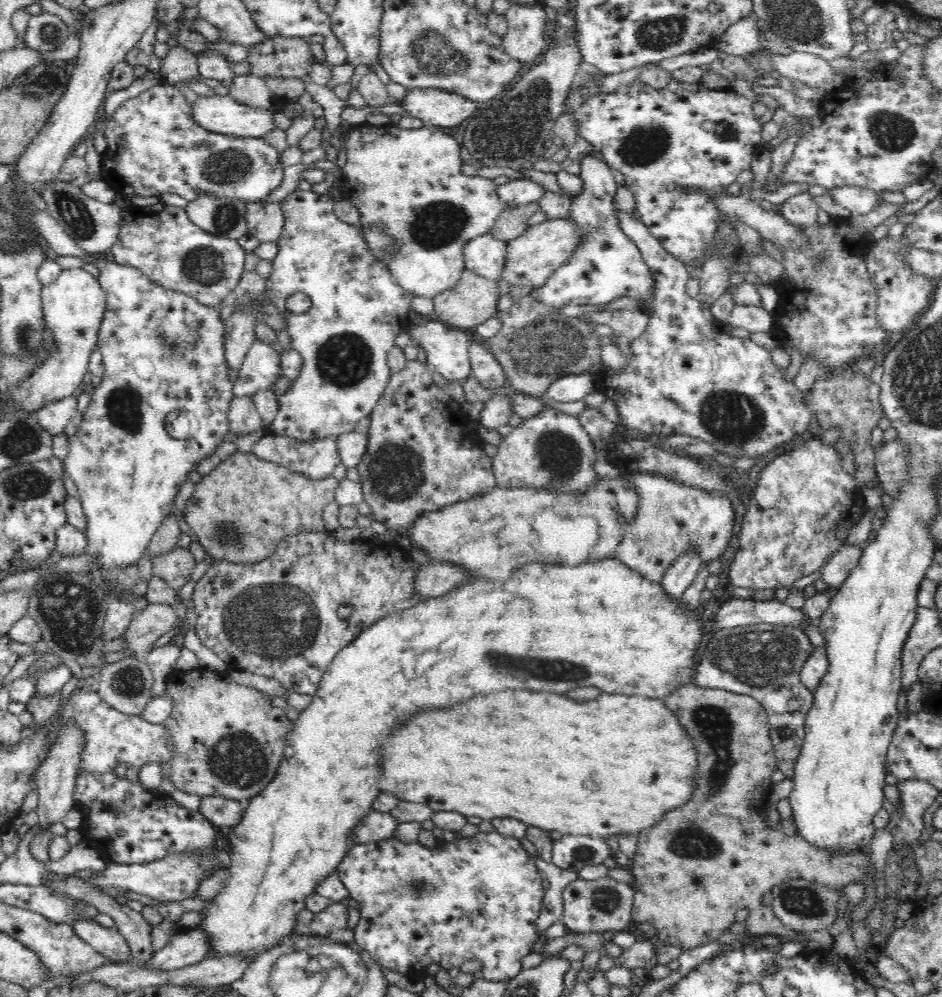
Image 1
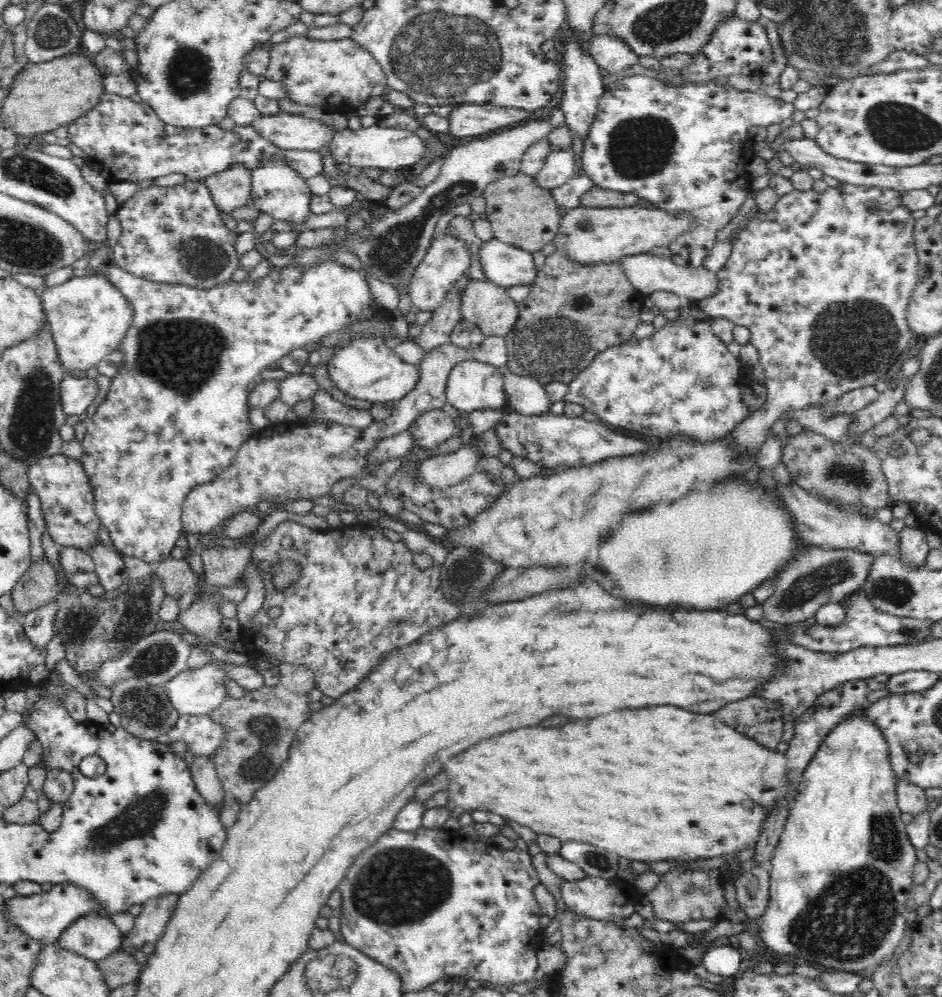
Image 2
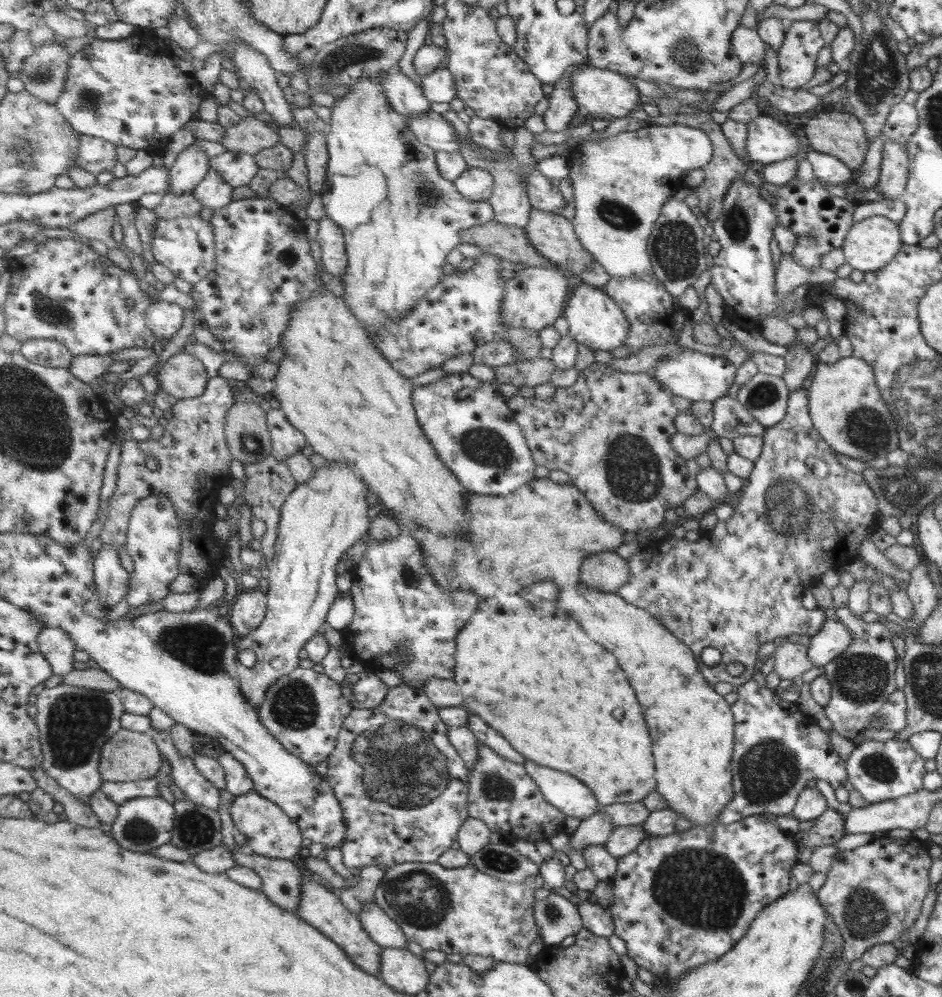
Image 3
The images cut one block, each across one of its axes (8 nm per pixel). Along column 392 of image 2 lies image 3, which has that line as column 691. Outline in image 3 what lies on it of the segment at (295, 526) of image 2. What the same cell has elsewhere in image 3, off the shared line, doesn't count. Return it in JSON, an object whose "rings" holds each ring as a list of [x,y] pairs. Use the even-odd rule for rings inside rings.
{"rings":[[[801,387],[794,388],[788,393],[786,402],[786,411],[783,418],[766,427],[762,436],[762,448],[758,458],[754,461],[754,467],[750,473],[750,477],[746,479],[745,486],[742,488],[743,495],[737,504],[732,508],[733,514],[728,520],[717,520],[714,528],[711,531],[699,530],[699,539],[697,542],[685,540],[685,538],[672,537],[671,534],[666,538],[658,540],[649,540],[641,549],[637,550],[633,555],[627,558],[630,566],[630,581],[619,590],[617,594],[630,604],[635,604],[639,608],[643,608],[654,615],[659,622],[663,623],[674,635],[678,636],[687,646],[691,647],[695,658],[698,659],[699,652],[705,646],[711,646],[715,650],[719,650],[720,660],[713,666],[700,665],[703,678],[708,683],[714,685],[716,682],[728,682],[733,688],[742,685],[743,682],[749,680],[749,677],[754,673],[753,664],[757,658],[757,649],[765,642],[772,642],[778,638],[796,639],[801,635],[813,636],[821,625],[824,623],[825,615],[820,609],[807,610],[801,605],[801,598],[806,590],[810,590],[814,584],[818,583],[820,576],[829,570],[829,567],[839,568],[844,563],[855,558],[861,558],[859,552],[859,544],[870,537],[875,529],[875,521],[877,521],[877,504],[875,496],[867,487],[864,478],[861,478],[859,473],[851,472],[837,462],[835,453],[827,446],[819,433],[812,425],[808,410],[807,410],[807,395],[805,389]],[[731,661],[740,662],[743,664],[743,674],[739,674],[739,678],[731,678],[725,672],[725,666]]]}

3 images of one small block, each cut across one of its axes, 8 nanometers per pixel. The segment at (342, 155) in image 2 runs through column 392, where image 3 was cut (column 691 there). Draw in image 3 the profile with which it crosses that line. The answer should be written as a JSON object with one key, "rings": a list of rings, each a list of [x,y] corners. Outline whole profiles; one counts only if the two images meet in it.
{"rings":[[[676,123],[672,126],[649,124],[643,129],[571,146],[567,156],[571,165],[570,177],[574,184],[574,229],[589,254],[610,276],[656,276],[651,263],[648,240],[658,218],[662,216],[663,205],[676,190],[683,187],[683,182],[680,181],[683,174],[687,170],[705,166],[711,155],[712,146],[705,133]]]}

